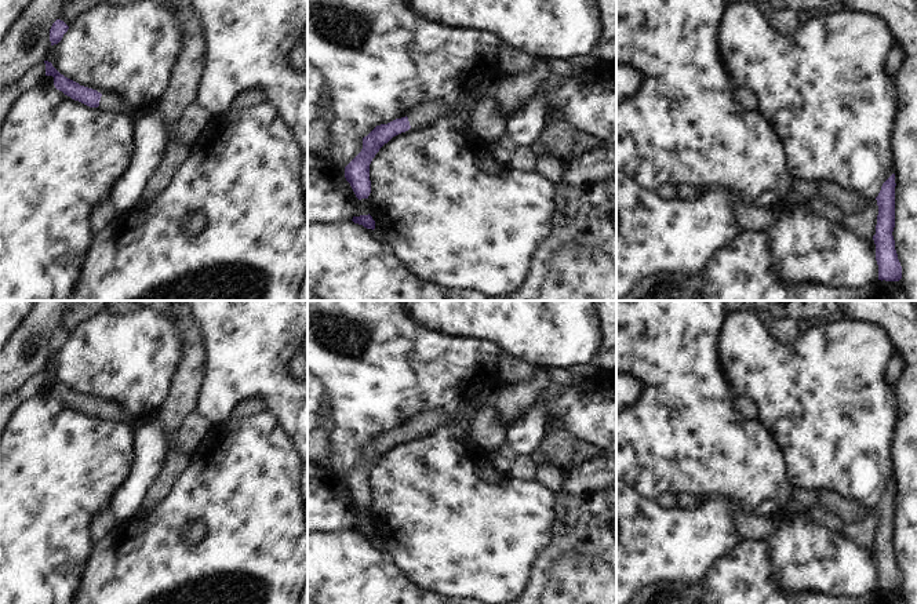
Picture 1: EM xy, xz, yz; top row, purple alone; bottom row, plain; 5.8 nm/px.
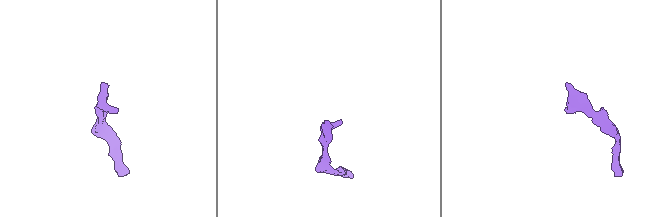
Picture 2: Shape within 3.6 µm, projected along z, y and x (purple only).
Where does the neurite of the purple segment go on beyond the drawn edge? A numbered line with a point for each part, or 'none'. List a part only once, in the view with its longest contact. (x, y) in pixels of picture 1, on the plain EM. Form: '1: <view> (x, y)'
1: xz (426, 422)

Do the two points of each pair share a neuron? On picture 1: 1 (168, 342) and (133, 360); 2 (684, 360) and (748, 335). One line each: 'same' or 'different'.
1: same
2: different

